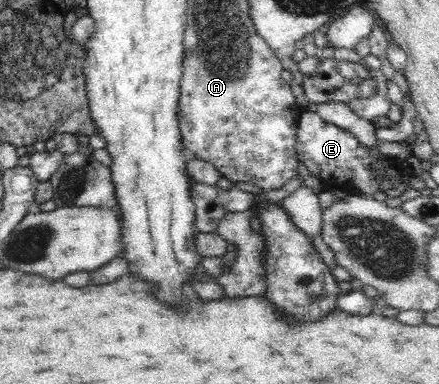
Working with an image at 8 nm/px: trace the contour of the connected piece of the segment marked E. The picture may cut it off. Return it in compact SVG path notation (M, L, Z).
M306 108L300 112L297 122L296 151L300 163L307 167L310 175L318 177L327 188L339 188L351 195L357 191L364 193L365 196L377 193L381 182L375 179L373 171L380 172L380 165L385 160L389 164L401 164L401 161L393 161L382 156L378 140L375 140L374 146L370 149L348 131L339 128L333 122L325 122L321 114Z

